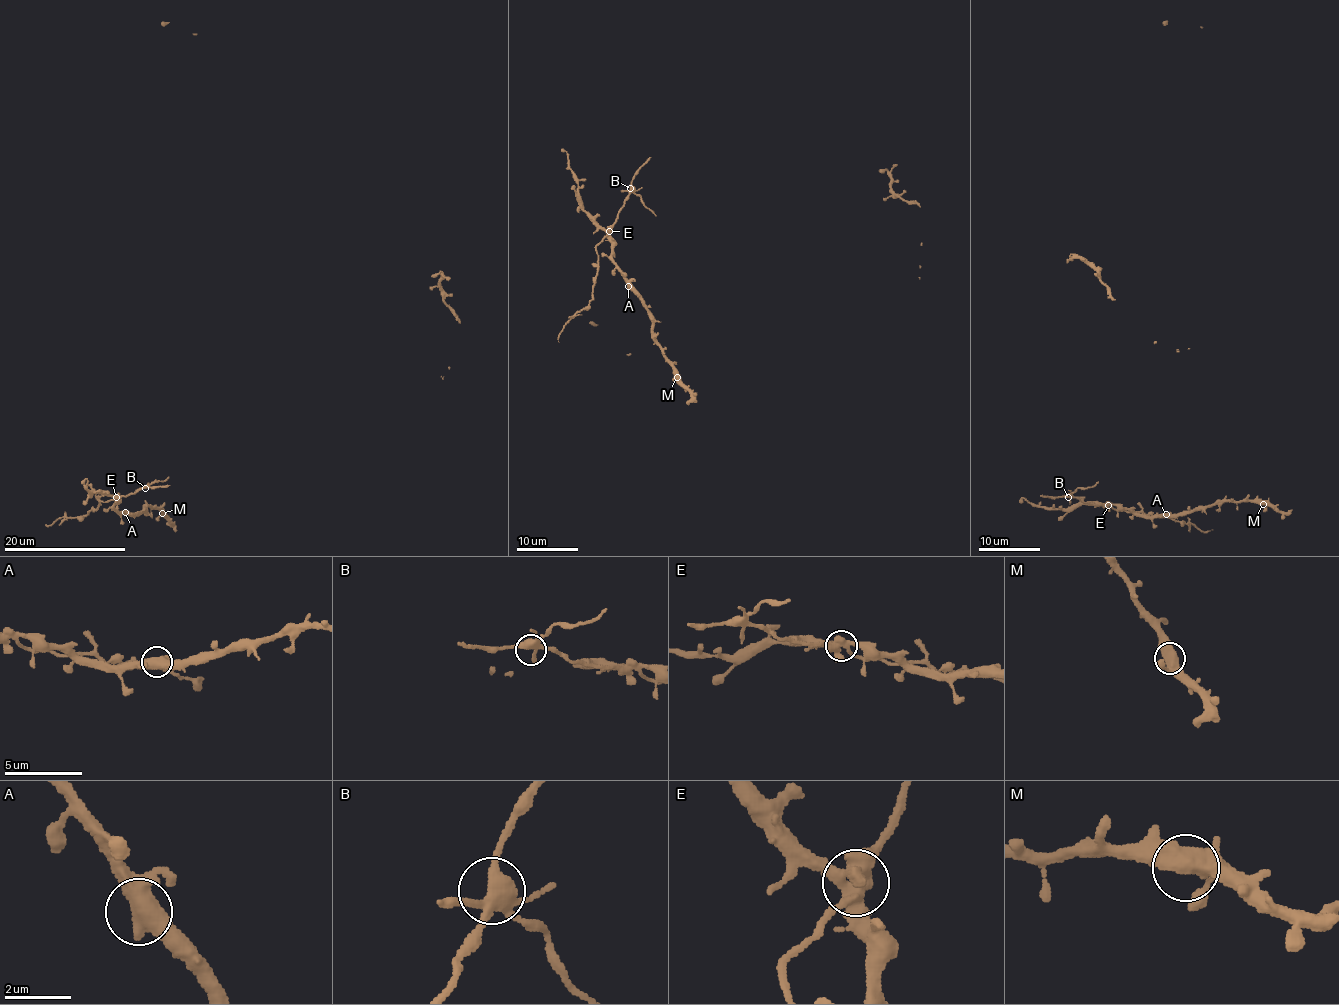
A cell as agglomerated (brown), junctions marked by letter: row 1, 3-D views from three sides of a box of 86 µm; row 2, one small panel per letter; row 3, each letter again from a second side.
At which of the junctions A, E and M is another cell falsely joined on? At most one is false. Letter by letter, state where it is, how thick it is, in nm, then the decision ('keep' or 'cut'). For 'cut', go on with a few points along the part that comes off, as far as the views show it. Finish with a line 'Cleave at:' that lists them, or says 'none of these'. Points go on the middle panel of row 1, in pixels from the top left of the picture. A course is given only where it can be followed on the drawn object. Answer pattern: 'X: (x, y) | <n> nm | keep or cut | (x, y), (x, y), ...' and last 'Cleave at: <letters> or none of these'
A: (628, 286) | 440 nm | keep
E: (609, 231) | 480 nm | cut | (608, 232), (596, 247), (597, 269), (591, 301), (564, 326), (558, 342)
M: (677, 377) | 480 nm | keep
Cleave at: E

